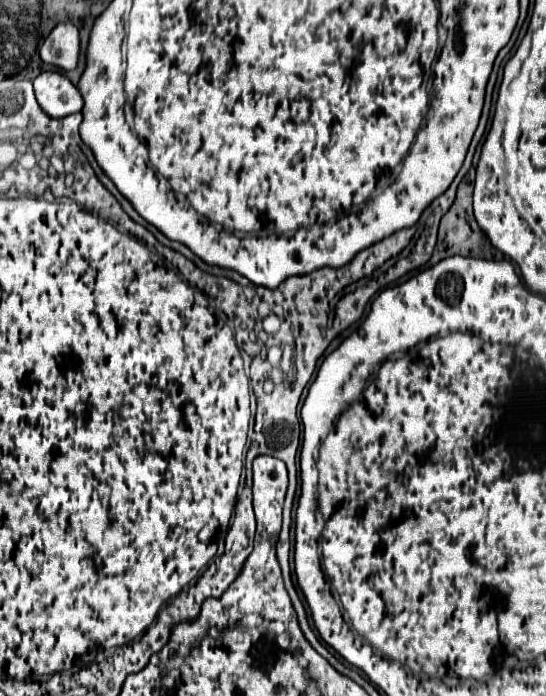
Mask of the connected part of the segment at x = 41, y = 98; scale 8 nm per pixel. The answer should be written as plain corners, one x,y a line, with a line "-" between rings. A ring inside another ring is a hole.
43,72
33,80
35,98
51,118
65,118
81,112
83,98
71,80
61,72

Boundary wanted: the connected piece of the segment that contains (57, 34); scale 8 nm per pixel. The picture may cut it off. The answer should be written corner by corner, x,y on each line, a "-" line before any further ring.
57,24
51,34
45,38
39,54
41,60
47,64
55,64
63,68
65,72
73,70
79,62
79,50
81,50
81,40
79,40
79,30
73,24

